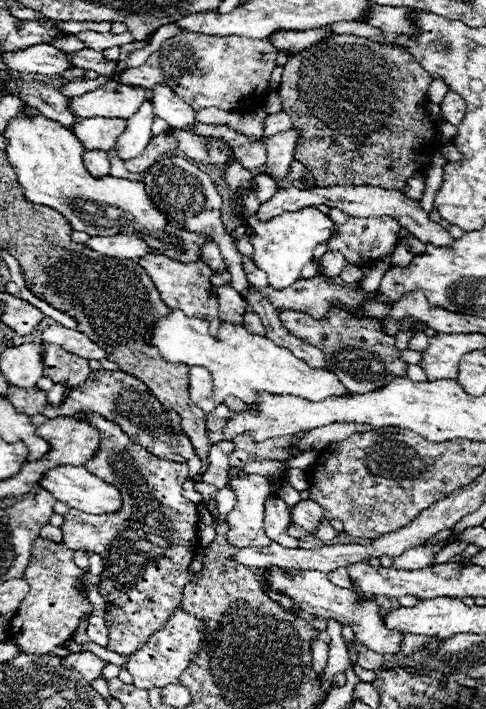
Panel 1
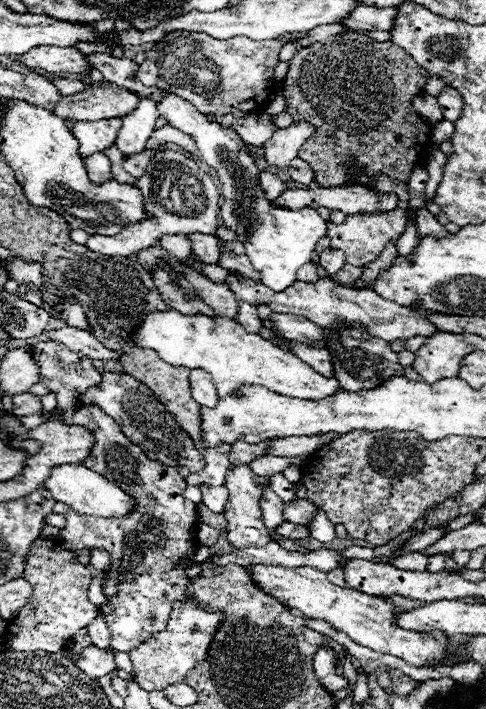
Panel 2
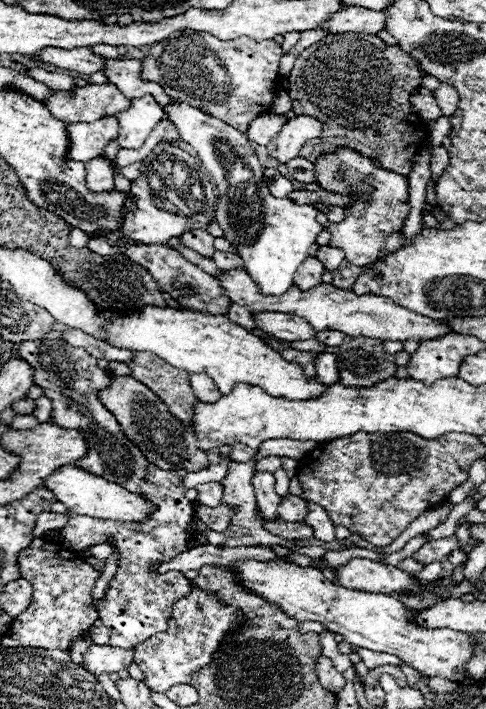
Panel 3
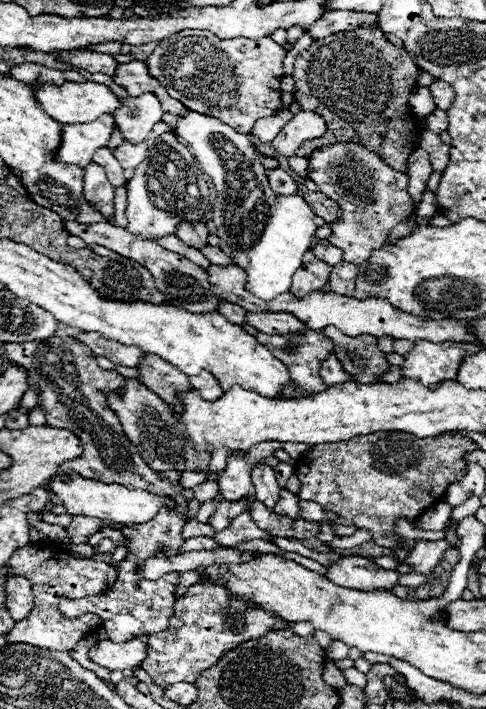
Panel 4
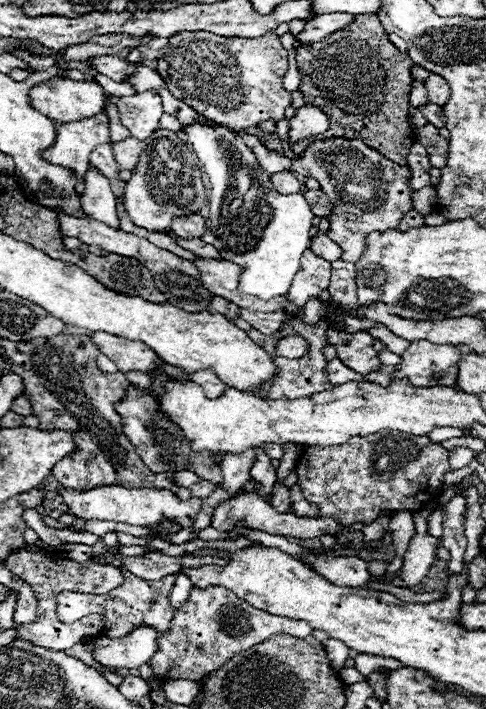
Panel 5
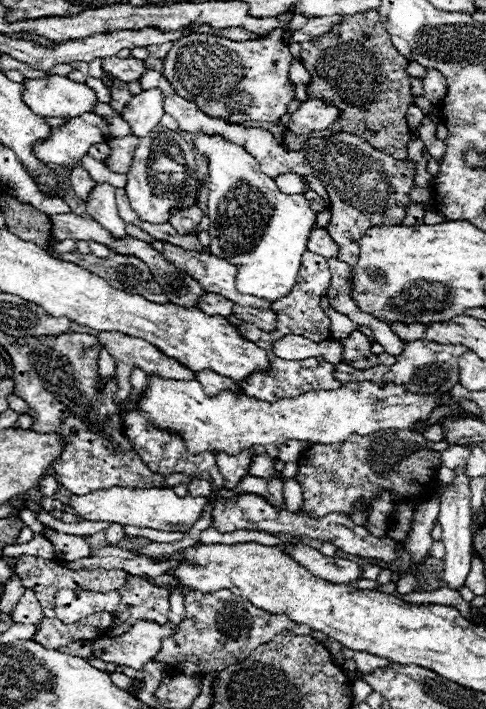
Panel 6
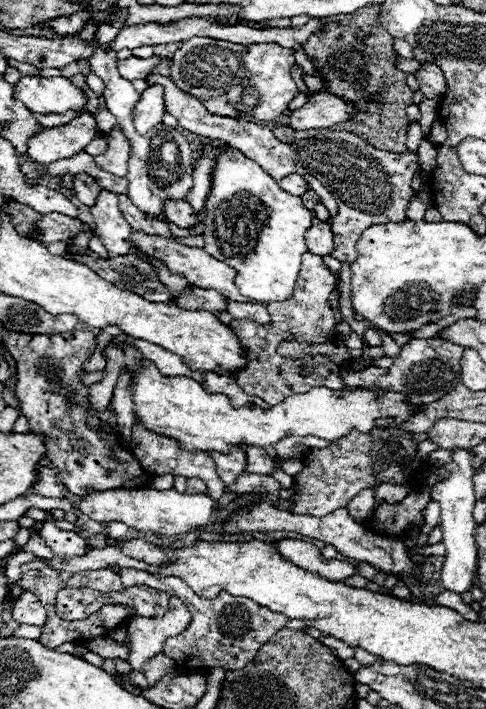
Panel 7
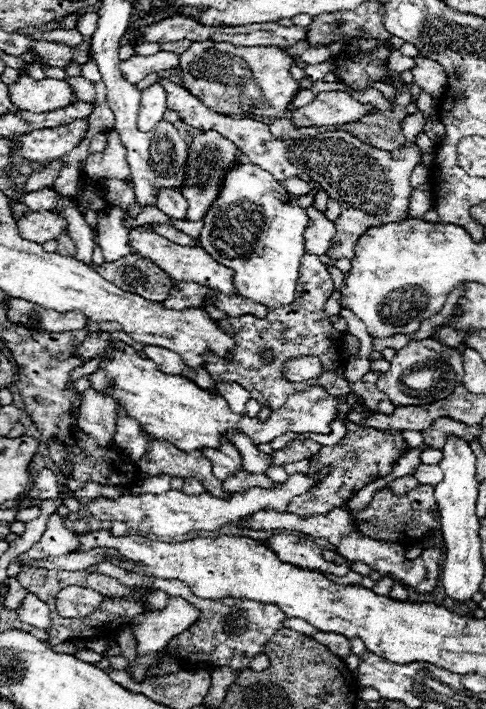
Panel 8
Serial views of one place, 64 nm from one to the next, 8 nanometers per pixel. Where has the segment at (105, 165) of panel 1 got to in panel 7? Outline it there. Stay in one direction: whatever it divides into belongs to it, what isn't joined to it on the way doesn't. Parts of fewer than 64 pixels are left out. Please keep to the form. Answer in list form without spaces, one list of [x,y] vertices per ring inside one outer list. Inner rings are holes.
[[[102,188],[96,198],[96,204],[90,208],[90,212],[94,216],[96,232],[108,250],[108,256],[112,258],[112,256],[130,254],[132,228],[122,218],[122,212],[118,208],[118,196],[114,192]]]

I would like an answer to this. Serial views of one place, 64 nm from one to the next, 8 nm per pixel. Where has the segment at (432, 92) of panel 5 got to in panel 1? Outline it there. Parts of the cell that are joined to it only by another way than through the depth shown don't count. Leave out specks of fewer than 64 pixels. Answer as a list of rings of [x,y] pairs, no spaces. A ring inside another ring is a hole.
[[[448,92],[444,96],[444,102],[440,104],[440,108],[442,108],[446,122],[450,122],[454,126],[458,126],[462,122],[462,118],[466,116],[466,102],[456,92]]]

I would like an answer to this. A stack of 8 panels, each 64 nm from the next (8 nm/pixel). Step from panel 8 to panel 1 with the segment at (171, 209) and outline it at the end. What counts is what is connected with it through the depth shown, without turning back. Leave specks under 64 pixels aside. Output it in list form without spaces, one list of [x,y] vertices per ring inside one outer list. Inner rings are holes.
[[[214,240],[206,242],[206,246],[202,246],[202,262],[206,262],[212,268],[212,272],[224,272],[226,270],[226,262],[224,262]]]

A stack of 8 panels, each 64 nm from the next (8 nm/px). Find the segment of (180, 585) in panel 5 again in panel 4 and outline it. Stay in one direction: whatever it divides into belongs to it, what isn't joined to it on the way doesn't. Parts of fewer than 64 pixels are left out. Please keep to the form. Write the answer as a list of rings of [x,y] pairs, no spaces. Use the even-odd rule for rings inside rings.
[[[195,570],[180,573],[180,584],[178,584],[178,596],[182,598],[188,590],[188,586],[199,582],[199,574]]]

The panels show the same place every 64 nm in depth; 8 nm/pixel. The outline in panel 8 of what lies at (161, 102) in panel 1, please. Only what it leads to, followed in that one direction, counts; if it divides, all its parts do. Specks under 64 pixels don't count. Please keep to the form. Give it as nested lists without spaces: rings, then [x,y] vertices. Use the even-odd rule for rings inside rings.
[[[240,162],[226,170],[222,190],[204,216],[200,242],[216,262],[234,270],[234,286],[240,296],[268,308],[278,308],[294,302],[300,268],[298,256],[302,260],[302,254],[306,254],[302,234],[308,222],[310,218],[298,206],[296,196],[288,194],[270,172],[252,162]]]

